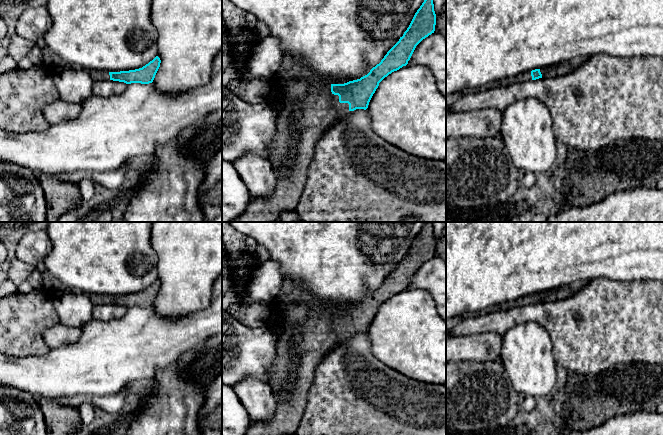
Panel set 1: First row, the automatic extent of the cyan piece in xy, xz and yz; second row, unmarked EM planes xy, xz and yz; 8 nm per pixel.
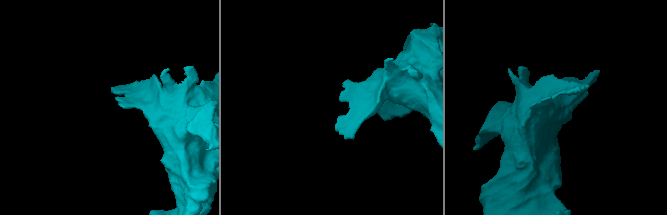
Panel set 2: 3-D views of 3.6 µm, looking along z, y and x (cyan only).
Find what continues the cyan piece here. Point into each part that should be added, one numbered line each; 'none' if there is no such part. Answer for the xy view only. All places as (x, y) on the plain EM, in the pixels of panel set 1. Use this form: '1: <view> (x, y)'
1: xy (97, 299)

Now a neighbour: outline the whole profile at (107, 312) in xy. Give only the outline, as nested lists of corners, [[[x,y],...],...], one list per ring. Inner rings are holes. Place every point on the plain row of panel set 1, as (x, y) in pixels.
[[[105,304],[105,305],[96,305],[92,309],[93,319],[99,321],[110,321],[113,319],[123,317],[127,312],[126,307],[113,305],[113,304]]]

